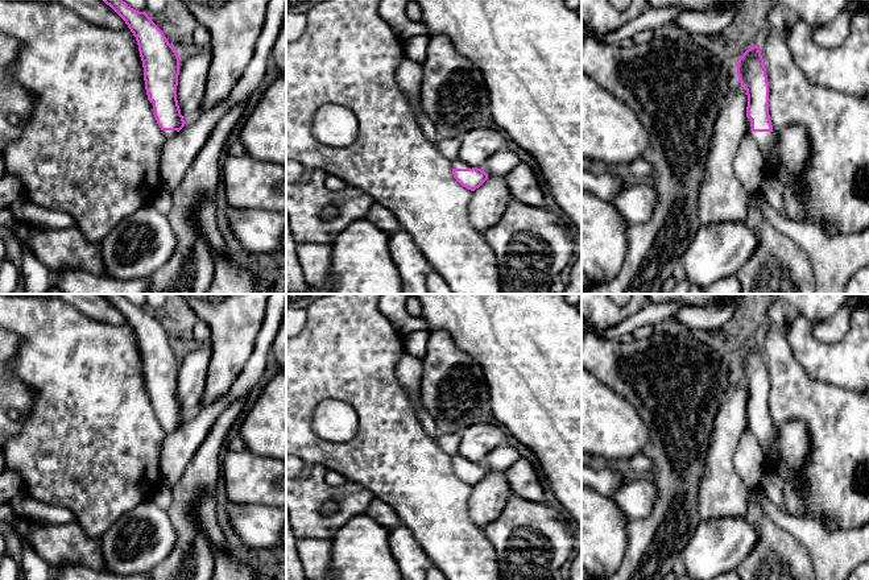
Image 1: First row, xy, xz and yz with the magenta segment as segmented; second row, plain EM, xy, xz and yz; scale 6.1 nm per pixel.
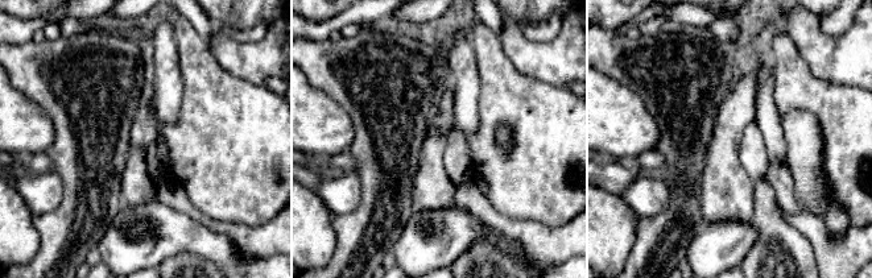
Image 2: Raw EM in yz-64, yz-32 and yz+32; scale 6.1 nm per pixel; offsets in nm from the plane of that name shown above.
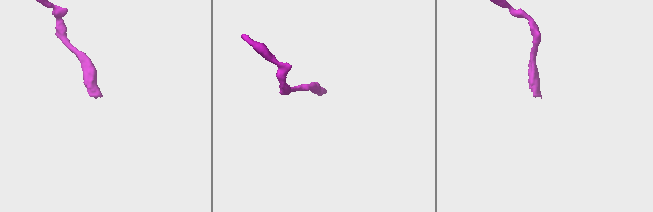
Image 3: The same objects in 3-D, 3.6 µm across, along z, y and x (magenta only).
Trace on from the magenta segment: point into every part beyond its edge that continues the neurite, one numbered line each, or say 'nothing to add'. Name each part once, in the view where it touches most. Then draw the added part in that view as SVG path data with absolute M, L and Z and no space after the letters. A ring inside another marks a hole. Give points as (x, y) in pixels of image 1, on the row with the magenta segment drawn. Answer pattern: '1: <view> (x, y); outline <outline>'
1: yz (765, 140); outline M750 119L746 120L746 133L758 142L758 146L764 156L765 169L770 169L773 162L774 133L773 132L753 132Z

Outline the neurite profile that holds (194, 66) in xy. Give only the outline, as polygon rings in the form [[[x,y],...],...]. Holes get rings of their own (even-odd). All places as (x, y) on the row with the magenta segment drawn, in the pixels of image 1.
[[[191,50],[179,61],[177,100],[183,120],[193,120],[202,109],[211,50]]]

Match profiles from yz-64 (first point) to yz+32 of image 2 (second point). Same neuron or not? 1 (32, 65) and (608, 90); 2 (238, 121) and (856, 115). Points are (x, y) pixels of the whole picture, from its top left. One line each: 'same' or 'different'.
1: different
2: same

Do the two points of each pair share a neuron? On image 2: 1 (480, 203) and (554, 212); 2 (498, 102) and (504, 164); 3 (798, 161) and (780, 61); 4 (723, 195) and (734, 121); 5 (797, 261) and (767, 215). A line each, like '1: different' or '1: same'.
1: different
2: same
3: different
4: same
5: same

